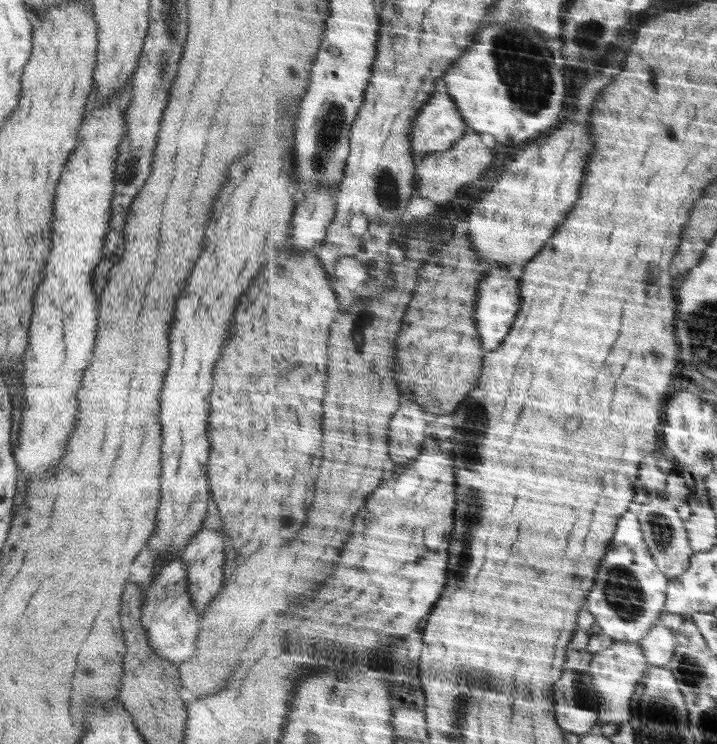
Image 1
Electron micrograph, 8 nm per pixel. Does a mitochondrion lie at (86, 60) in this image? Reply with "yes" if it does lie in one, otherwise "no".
no

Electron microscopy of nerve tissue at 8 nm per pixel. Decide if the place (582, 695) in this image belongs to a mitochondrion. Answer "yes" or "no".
yes

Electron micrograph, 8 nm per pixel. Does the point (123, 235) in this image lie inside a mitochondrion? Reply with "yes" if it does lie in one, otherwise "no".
no

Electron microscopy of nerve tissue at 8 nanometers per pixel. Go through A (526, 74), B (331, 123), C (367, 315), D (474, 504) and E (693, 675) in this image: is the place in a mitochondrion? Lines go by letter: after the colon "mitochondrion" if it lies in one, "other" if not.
A: mitochondrion
B: mitochondrion
C: mitochondrion
D: mitochondrion
E: mitochondrion

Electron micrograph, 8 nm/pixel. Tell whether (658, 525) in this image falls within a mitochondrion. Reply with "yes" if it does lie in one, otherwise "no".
yes

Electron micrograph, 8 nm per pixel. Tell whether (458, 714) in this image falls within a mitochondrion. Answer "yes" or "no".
yes

